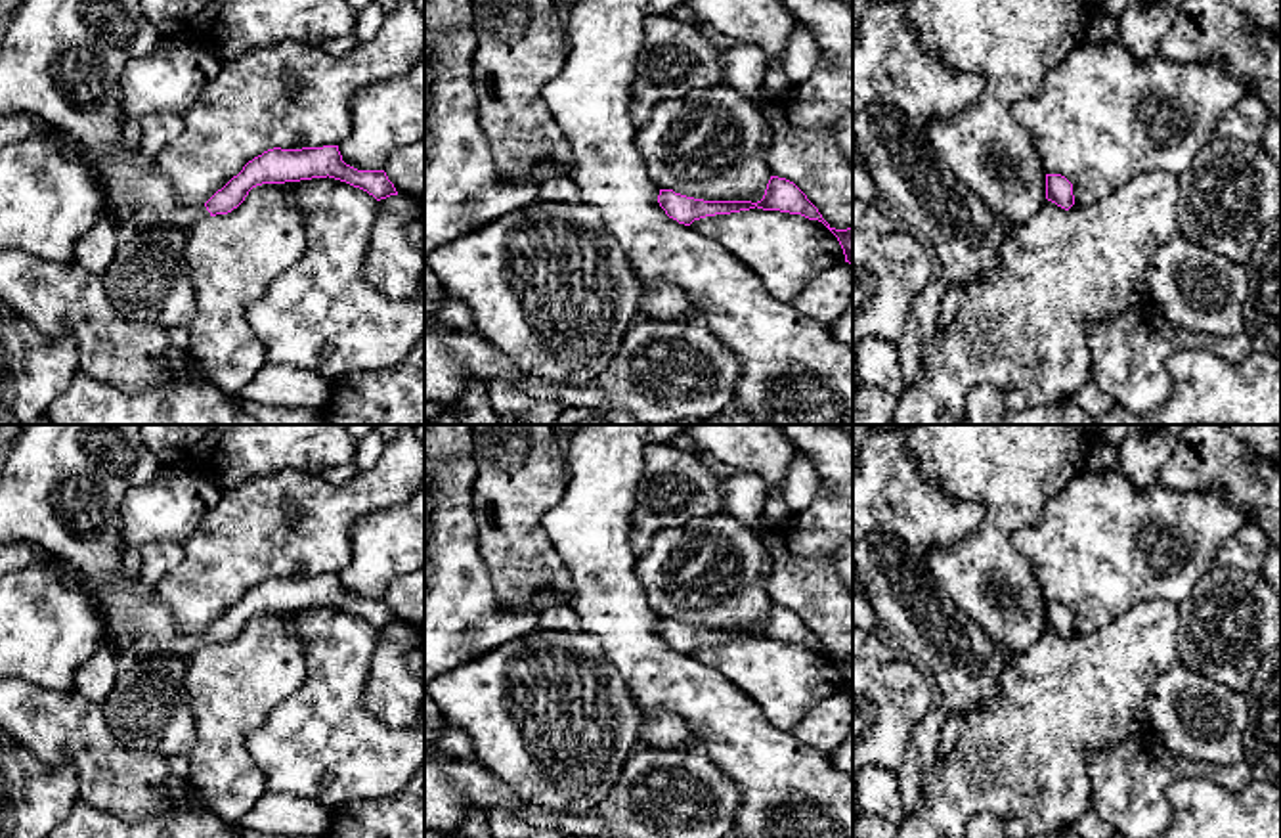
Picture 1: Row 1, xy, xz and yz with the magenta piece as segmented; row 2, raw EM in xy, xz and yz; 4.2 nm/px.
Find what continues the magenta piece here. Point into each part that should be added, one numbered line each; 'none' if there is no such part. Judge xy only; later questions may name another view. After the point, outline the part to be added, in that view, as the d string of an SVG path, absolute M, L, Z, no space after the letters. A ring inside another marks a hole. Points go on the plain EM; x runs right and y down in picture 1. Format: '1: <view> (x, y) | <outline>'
1: xy (62, 486) | M25 425L0 467L0 541L25 543L69 570L78 570L84 591L105 626L103 645L122 656L174 652L189 656L210 645L205 633L185 633L157 587L122 574L124 496L149 484L163 463L143 444L136 425Z

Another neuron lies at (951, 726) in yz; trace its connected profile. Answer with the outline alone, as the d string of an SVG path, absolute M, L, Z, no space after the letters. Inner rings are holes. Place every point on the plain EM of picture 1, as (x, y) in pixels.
M950 714L943 721L935 761L943 761L952 752L952 748L960 737L960 723L962 723L962 717L958 714Z

